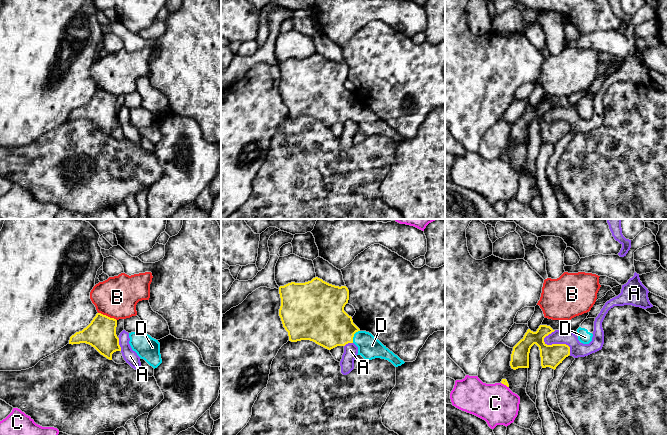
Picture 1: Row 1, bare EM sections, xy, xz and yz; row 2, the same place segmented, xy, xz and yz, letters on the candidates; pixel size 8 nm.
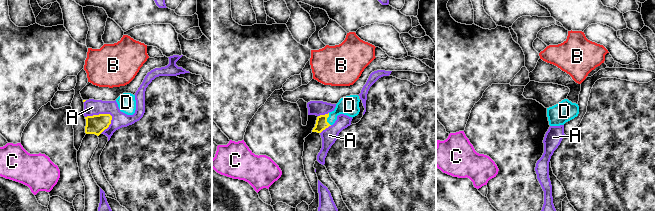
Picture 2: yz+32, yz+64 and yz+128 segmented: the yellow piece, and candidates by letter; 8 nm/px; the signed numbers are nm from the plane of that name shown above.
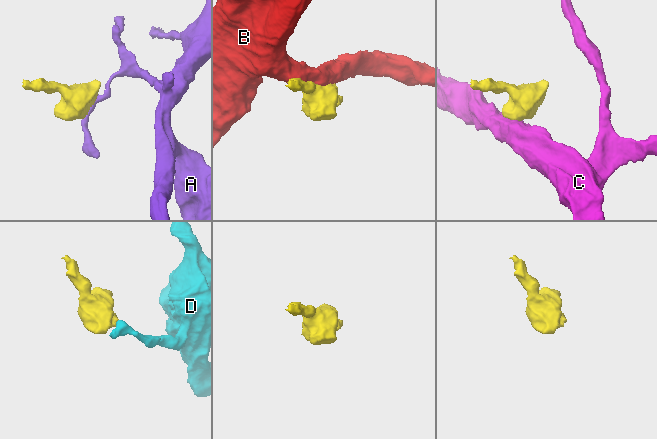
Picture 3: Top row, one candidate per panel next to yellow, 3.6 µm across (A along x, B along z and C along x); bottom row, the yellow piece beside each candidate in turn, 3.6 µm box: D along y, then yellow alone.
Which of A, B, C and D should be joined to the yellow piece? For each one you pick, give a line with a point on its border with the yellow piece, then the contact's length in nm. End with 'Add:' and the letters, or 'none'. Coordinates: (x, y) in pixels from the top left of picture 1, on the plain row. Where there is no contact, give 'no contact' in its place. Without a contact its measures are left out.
D: xz (353, 112) | 120 nm
Add: D

